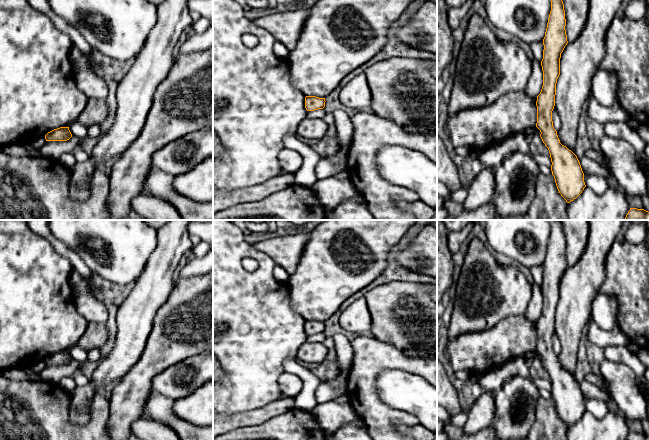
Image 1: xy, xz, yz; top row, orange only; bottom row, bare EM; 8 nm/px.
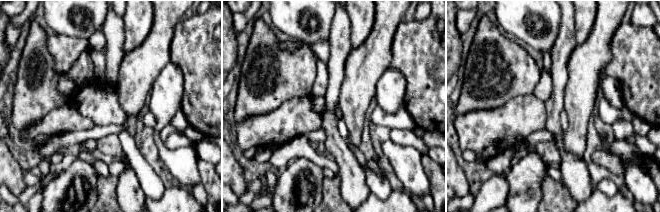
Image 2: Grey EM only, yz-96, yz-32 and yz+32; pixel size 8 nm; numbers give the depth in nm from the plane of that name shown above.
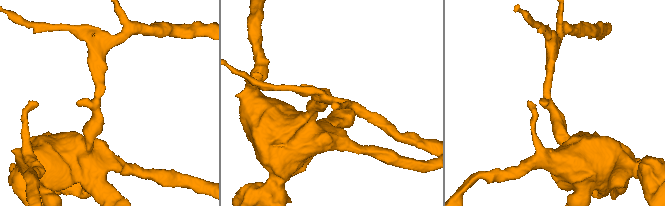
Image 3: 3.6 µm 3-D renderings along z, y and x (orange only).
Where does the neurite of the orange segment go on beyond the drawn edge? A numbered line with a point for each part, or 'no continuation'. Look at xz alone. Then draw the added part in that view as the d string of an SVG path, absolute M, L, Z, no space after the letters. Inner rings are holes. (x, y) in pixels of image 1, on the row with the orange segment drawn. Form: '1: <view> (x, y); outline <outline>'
no continuation

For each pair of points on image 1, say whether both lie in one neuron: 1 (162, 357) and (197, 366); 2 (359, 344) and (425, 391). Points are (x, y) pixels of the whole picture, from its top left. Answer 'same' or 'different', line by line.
1: different
2: different

